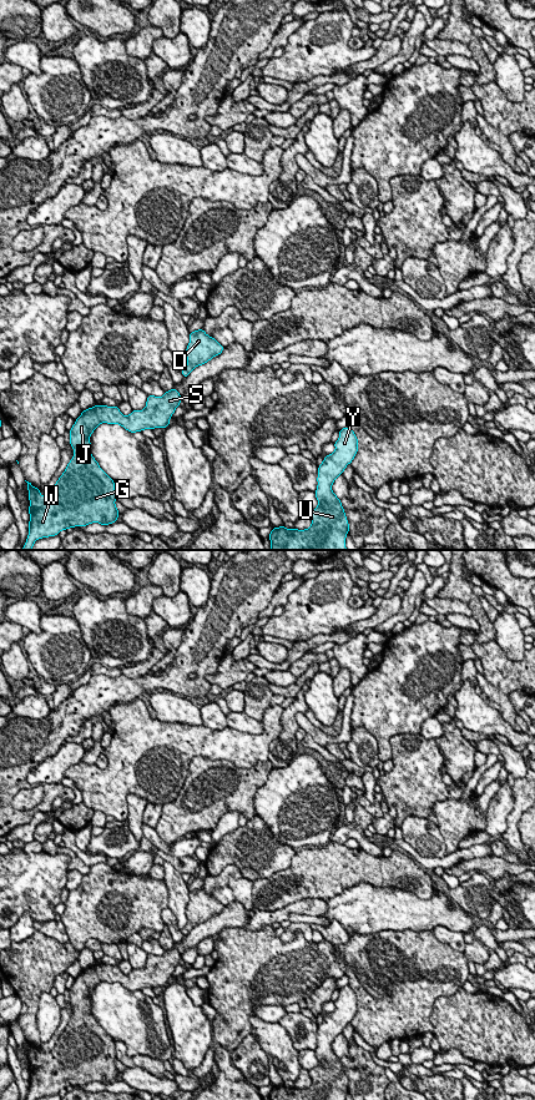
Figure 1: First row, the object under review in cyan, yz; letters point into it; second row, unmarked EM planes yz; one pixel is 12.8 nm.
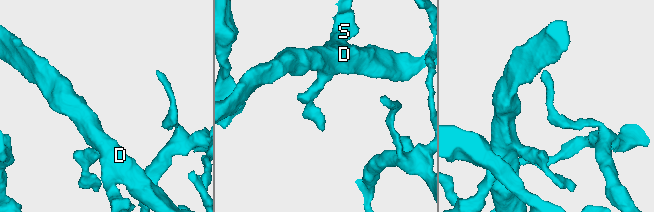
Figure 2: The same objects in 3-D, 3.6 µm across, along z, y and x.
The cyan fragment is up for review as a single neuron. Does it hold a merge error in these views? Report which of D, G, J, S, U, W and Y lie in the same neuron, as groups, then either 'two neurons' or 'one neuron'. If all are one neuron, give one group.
D G J S U W Y | one neuron

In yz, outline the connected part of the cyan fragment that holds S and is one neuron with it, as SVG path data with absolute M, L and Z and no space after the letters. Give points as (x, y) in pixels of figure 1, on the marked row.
M172 388L165 392L163 397L147 395L143 410L132 410L125 417L118 407L94 405L82 410L70 430L70 444L74 449L74 458L67 464L65 471L55 484L50 495L41 495L41 491L27 483L30 506L29 535L21 550L31 550L34 543L42 538L56 536L61 530L75 526L86 526L92 523L108 525L117 521L118 510L115 505L116 490L115 481L100 468L91 455L90 437L102 423L120 424L131 433L143 429L167 428L176 408L181 404L180 393Z

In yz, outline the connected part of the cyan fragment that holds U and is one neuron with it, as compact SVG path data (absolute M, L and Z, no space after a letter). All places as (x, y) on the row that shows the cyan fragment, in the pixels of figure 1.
M345 427L339 430L334 446L335 450L318 466L318 485L314 491L318 506L308 511L312 525L304 530L286 529L283 525L273 528L269 534L271 550L347 550L349 524L332 484L357 455L357 435Z

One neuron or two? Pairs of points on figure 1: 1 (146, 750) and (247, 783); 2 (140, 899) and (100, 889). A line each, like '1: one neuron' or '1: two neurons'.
1: two neurons
2: one neuron

